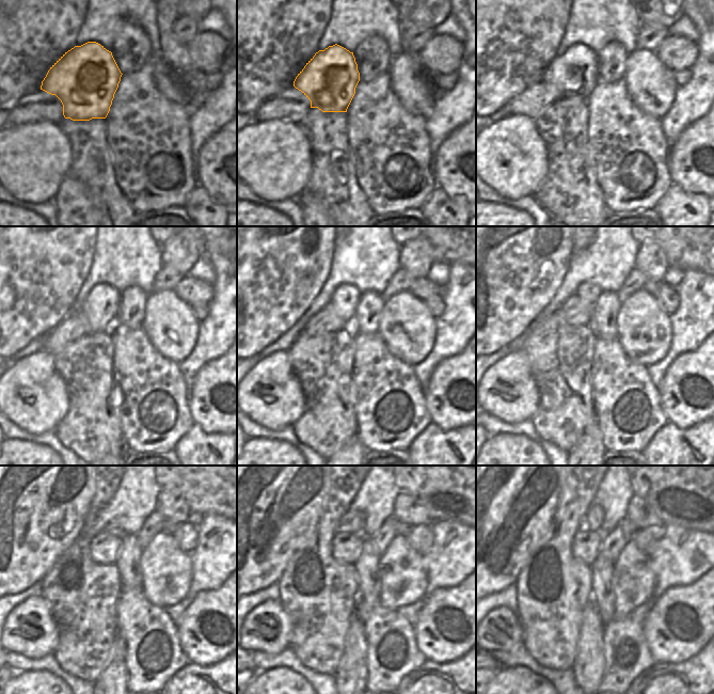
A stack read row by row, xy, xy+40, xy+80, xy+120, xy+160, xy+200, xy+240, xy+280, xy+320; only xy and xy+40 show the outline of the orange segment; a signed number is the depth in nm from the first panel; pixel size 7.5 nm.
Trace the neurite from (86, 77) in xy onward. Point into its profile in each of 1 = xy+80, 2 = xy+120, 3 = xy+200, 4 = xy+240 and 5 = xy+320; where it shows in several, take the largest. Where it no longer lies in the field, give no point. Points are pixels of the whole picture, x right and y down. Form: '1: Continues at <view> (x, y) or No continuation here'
1: Continues at xy+80 (574, 73)
2: Continues at xy+120 (100, 306)
3: Continues at xy+200 (588, 294)
4: Continues at xy+240 (111, 527)
5: Continues at xy+320 (594, 515)

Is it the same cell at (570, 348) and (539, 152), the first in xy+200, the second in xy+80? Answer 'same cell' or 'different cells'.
different cells

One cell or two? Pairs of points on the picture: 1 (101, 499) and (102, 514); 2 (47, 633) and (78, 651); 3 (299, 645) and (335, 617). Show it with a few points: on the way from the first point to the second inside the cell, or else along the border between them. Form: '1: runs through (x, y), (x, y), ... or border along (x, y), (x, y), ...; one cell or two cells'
1: border along (117, 487), (114, 495), (104, 506), (89, 511); two cells
2: border along (51, 615), (58, 630), (58, 646), (54, 653); two cells
3: runs through (307, 640), (327, 620); one cell

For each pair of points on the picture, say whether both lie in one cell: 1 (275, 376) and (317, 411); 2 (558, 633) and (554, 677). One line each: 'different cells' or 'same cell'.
1: different cells
2: different cells

